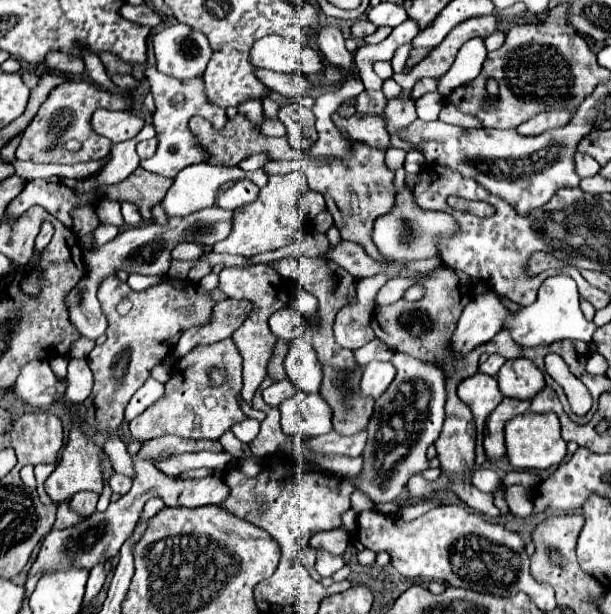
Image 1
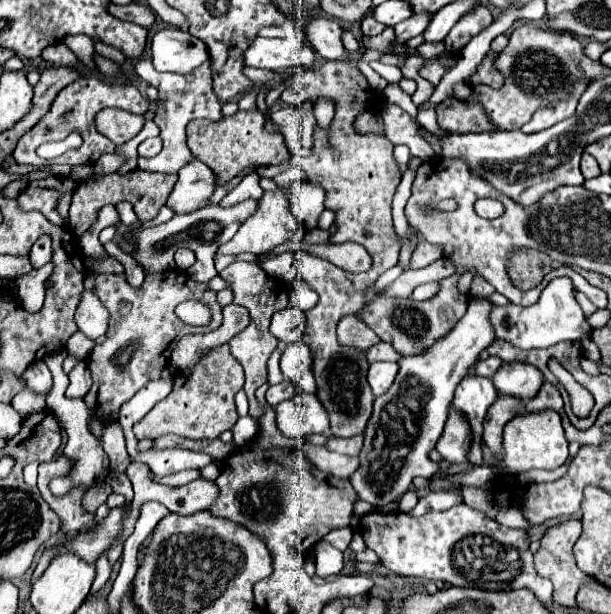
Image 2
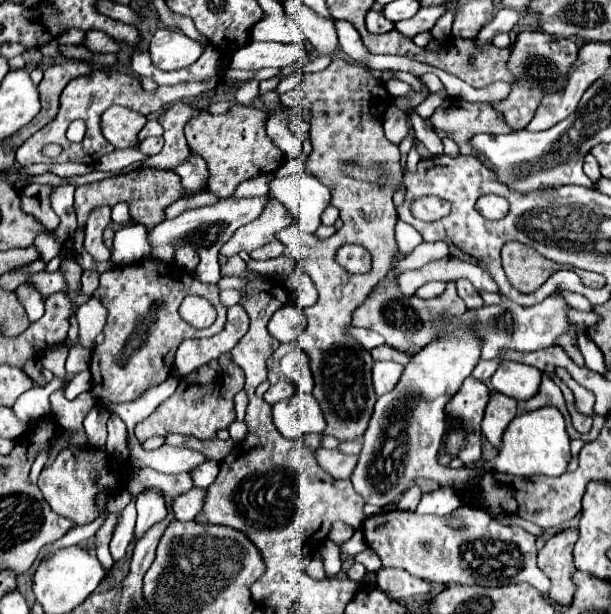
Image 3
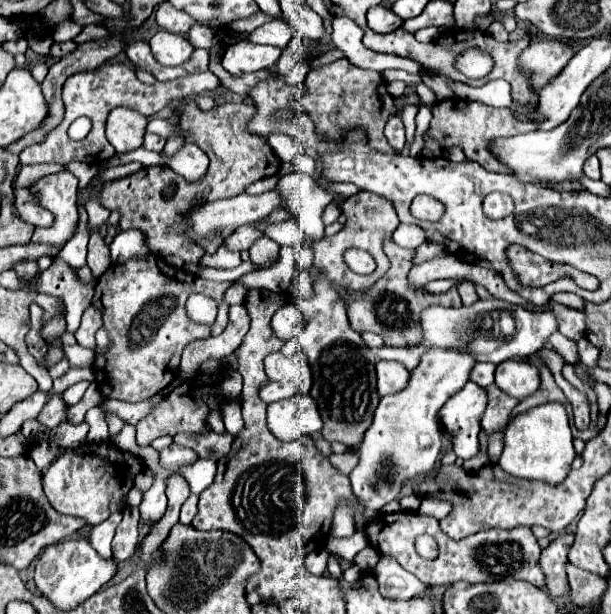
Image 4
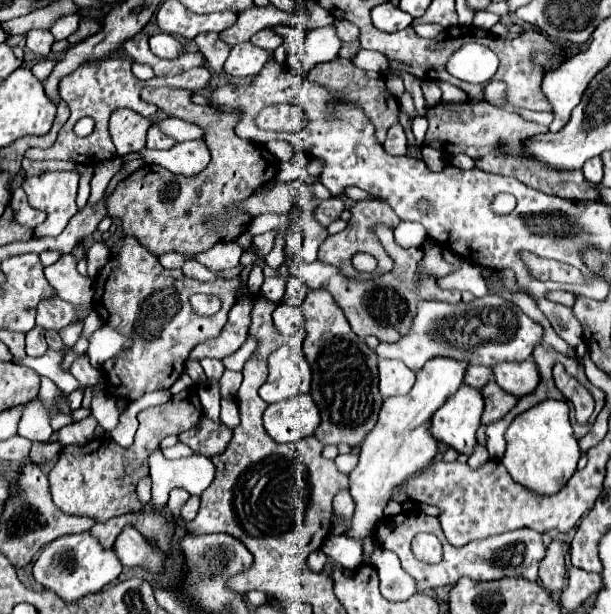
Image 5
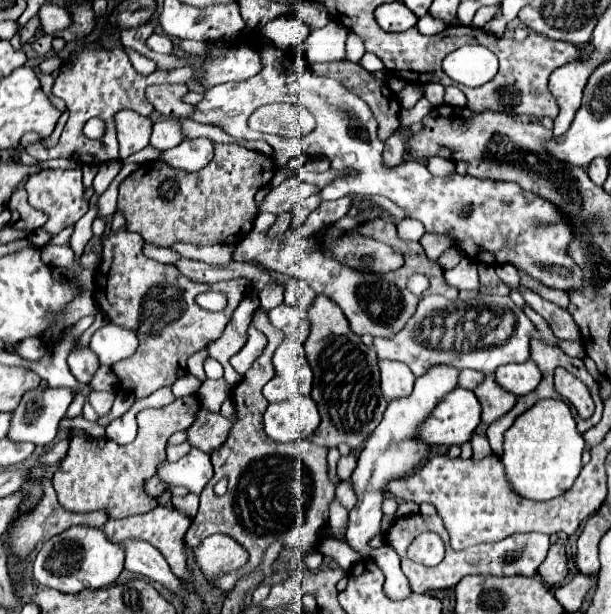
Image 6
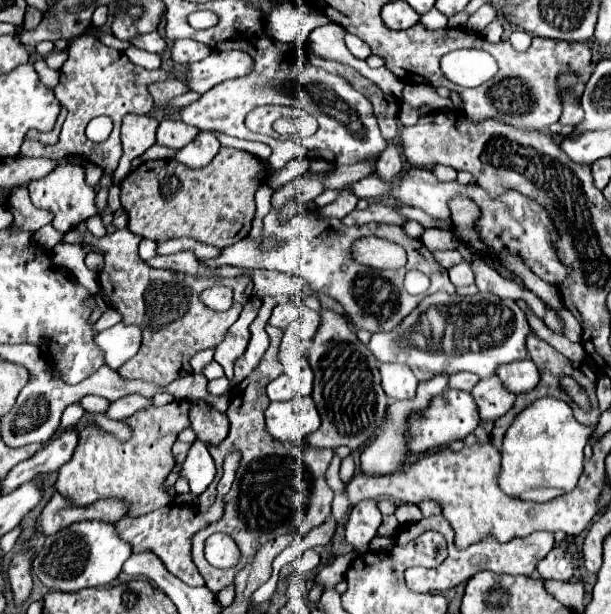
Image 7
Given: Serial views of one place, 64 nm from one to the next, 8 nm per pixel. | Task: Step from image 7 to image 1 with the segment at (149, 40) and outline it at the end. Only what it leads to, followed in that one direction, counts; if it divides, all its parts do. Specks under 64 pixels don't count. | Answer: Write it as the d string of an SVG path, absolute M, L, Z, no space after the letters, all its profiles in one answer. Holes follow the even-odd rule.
M180 22L158 32L152 38L152 46L156 54L156 68L178 80L202 76L212 58L208 38Z

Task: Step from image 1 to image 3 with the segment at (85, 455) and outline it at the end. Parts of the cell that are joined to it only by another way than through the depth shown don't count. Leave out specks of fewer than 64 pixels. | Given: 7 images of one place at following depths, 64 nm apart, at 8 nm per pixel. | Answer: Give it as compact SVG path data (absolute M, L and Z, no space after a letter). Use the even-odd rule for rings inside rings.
M60 344L60 346L52 346L48 352L44 352L44 356L40 356L40 362L44 368L50 368L52 374L56 378L66 378L66 370L64 370L64 362L68 356L68 346ZM58 388L56 392L50 394L50 410L54 412L56 424L66 428L66 432L70 432L68 448L88 450L92 454L100 452L98 446L88 442L88 436L86 436L84 426L82 426L86 414L92 410L94 404L96 404L96 400L92 400L90 392L86 392L84 398L76 398L76 400L64 398L64 388Z

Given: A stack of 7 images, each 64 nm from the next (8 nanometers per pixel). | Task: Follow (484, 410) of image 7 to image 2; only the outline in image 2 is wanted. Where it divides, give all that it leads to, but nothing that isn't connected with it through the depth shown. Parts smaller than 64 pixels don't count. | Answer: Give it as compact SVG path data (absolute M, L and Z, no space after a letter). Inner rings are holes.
M498 396L496 404L486 414L484 420L484 444L494 452L502 452L502 428L506 426L508 420L518 416L518 410L522 406L522 400L512 398L512 396Z

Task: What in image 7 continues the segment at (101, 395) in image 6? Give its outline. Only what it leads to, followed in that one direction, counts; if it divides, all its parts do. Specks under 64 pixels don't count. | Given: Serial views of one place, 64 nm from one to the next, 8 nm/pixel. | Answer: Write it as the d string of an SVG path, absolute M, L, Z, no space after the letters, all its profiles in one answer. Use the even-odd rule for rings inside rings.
M84 396L80 400L80 404L88 410L88 412L106 412L110 406L110 400L102 398L102 396Z

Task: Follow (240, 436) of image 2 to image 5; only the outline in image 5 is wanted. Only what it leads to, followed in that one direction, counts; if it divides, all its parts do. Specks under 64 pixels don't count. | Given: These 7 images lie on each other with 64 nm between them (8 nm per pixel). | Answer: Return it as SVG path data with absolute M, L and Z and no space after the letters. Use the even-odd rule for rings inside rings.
M222 400L222 422L232 430L240 424L240 410L234 400Z

